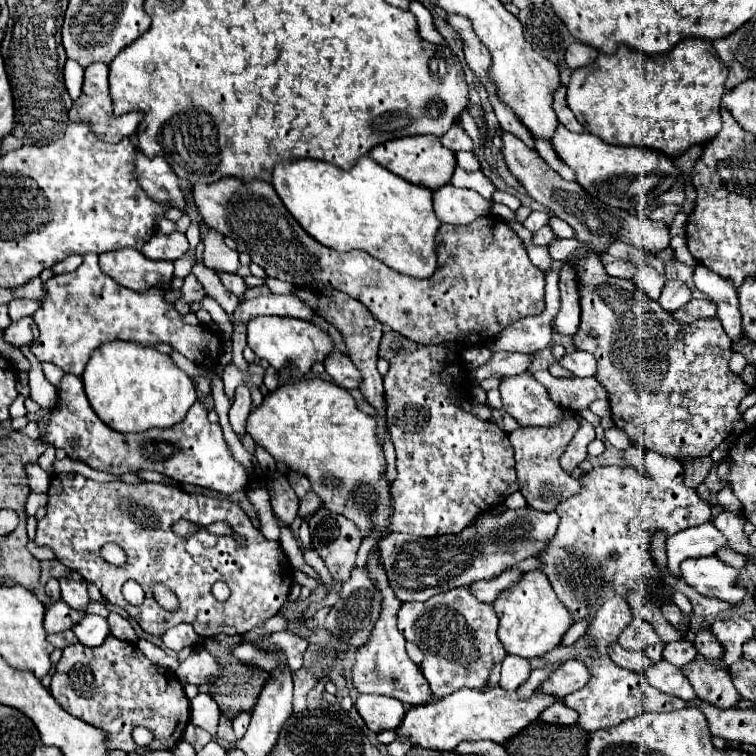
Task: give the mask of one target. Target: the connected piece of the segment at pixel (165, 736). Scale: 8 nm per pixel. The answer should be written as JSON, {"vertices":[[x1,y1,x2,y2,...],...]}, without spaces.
{"vertices":[[112,635,96,649,82,643,68,645,56,665,50,693,74,717,106,729,110,749,122,749,126,753,142,753,144,749,138,745,134,749,134,727,146,727,154,733,150,747,172,749,182,739,190,721,190,701,176,675,148,661,134,643,118,641]]}

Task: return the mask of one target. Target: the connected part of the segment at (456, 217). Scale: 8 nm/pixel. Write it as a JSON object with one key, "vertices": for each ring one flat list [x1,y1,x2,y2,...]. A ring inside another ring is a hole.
{"vertices":[[448,183,434,191,434,211,442,223,466,225,478,217,488,215,490,209,492,201,470,189,460,189]]}

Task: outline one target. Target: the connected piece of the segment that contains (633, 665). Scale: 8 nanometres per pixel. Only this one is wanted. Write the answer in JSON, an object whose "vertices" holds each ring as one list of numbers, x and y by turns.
{"vertices":[[612,643,610,645,610,659,622,667,622,669,628,669,628,671,636,671,636,673,646,673,656,661,648,659,644,651,626,651,622,649,618,643]]}

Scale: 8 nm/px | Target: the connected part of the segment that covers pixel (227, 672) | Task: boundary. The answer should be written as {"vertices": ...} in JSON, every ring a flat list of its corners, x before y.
{"vertices":[[218,635,218,637,212,637,212,639,206,639,204,641,204,647,222,663,224,667,224,675,210,685,210,695,212,699,218,703,222,715,226,715,228,719,234,719,238,713,242,711,252,711,262,687,264,687,264,679,268,679,268,673,258,669,258,667,250,667,250,665,244,665,242,661,238,661,230,651,232,647,240,645,240,637,230,637,230,635]]}

